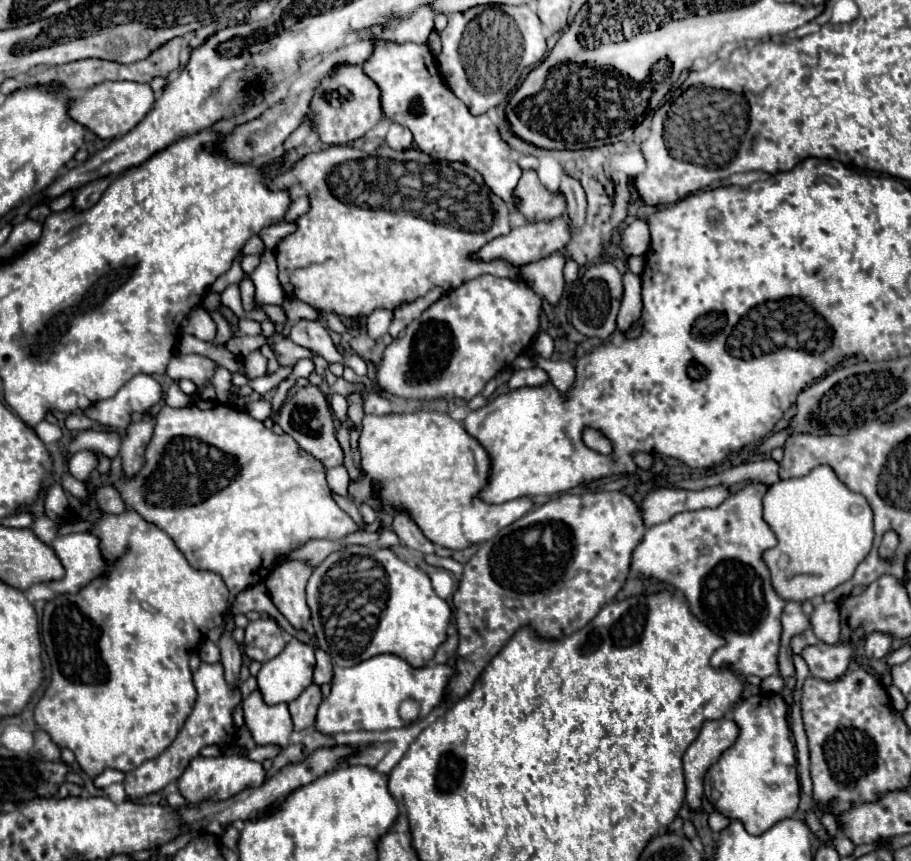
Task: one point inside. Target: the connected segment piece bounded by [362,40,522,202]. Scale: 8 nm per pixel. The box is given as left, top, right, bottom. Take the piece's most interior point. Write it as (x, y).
(413, 93)

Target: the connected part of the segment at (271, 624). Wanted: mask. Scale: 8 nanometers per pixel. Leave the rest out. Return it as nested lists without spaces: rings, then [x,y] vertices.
[[[260,618],[246,626],[244,654],[256,662],[268,662],[284,648],[282,632],[272,618]]]

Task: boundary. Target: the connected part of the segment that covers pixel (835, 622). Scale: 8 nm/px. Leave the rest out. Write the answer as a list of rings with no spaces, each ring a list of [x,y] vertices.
[[[822,602],[814,608],[808,616],[814,634],[828,644],[838,642],[840,636],[840,620],[838,620],[838,604],[836,602]]]

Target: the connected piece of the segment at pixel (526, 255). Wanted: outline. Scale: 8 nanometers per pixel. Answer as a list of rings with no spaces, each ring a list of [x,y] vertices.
[[[556,218],[552,222],[536,222],[536,224],[526,224],[526,226],[520,226],[520,228],[512,228],[510,234],[498,236],[496,240],[488,242],[480,252],[472,254],[472,258],[474,260],[486,260],[486,262],[504,260],[512,266],[524,266],[524,264],[536,262],[544,256],[550,256],[552,252],[564,250],[568,240],[570,240],[570,230],[568,230],[566,222],[562,218]]]

